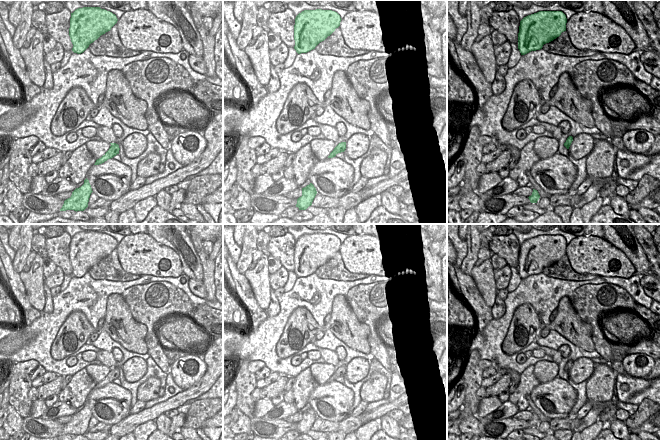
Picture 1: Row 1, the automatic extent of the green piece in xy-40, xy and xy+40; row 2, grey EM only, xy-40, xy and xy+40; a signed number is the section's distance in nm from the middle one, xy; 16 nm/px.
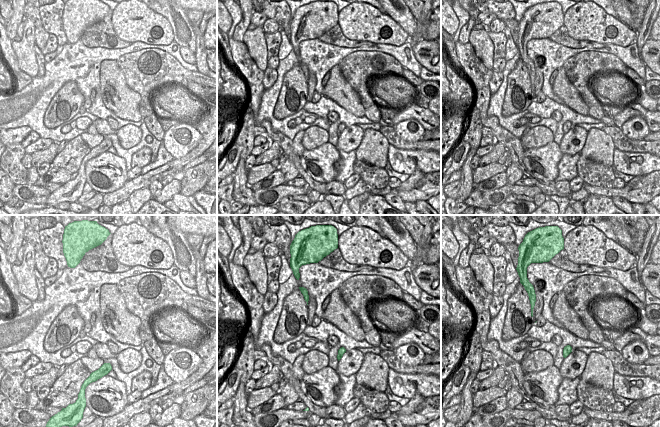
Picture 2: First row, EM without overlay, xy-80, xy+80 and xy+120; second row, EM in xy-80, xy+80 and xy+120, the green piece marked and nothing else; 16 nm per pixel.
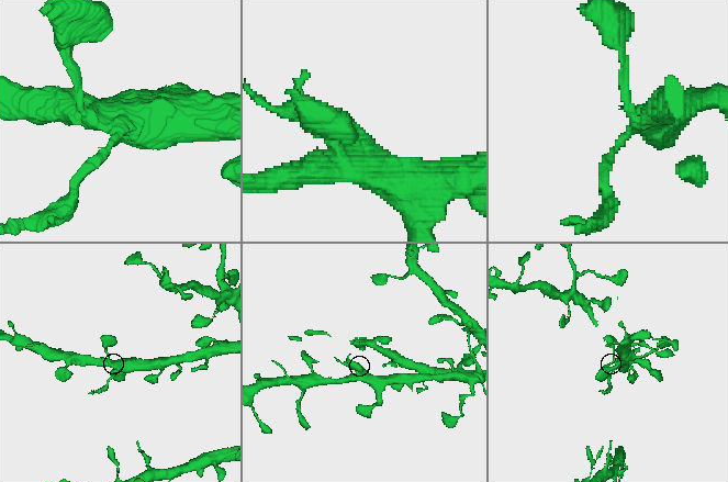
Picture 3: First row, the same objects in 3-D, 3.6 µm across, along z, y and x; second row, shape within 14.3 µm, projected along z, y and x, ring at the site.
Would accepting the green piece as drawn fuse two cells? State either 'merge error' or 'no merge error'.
merge error

